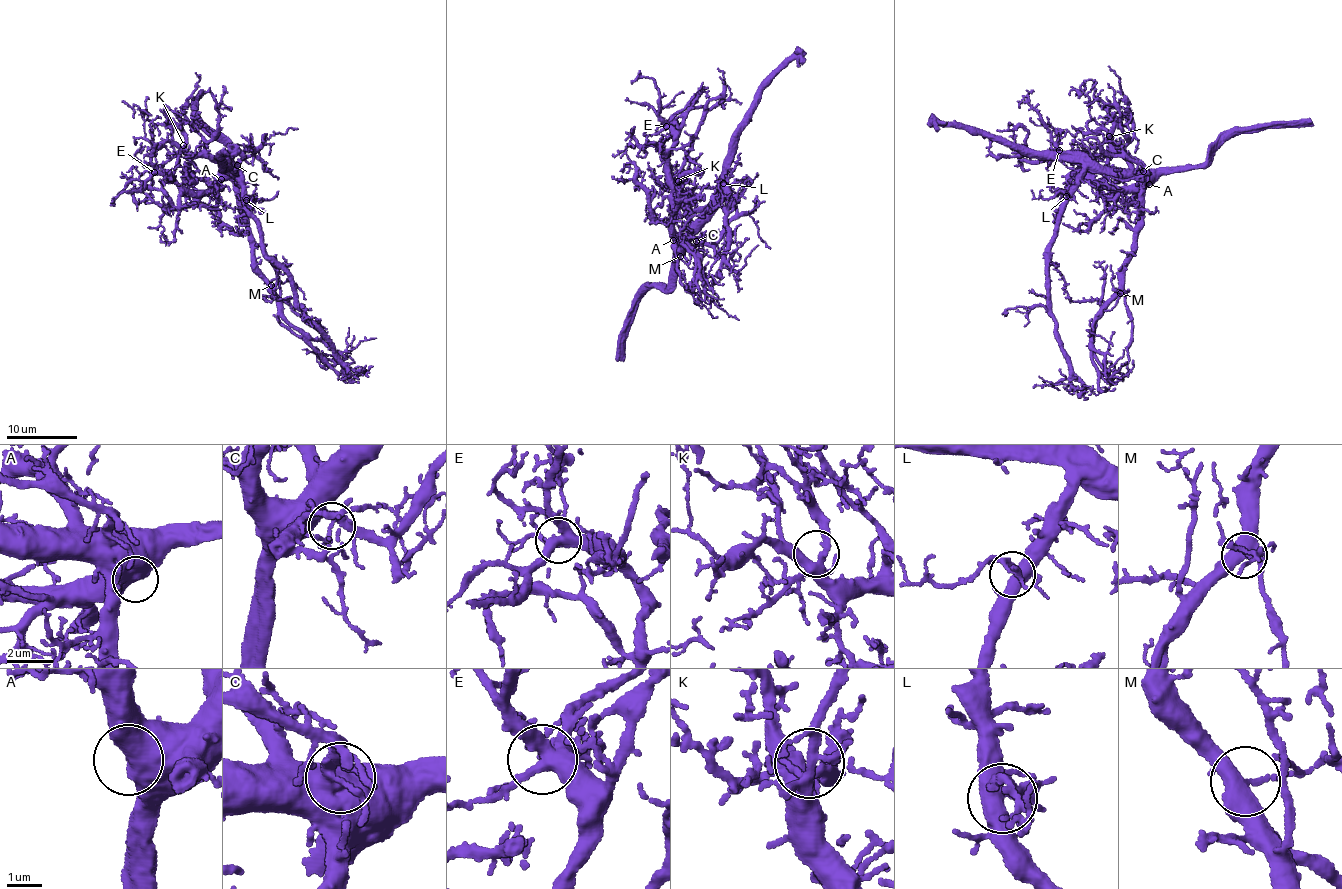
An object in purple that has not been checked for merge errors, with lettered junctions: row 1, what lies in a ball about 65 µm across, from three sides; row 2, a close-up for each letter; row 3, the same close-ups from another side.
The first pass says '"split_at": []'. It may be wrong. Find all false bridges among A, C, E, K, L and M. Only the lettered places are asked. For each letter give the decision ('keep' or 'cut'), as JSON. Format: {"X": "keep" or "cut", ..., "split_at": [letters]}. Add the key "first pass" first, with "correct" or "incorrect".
{"first pass": "correct", "A": "keep", "C": "keep", "E": "keep", "K": "keep", "L": "keep", "M": "keep", "split_at": []}

